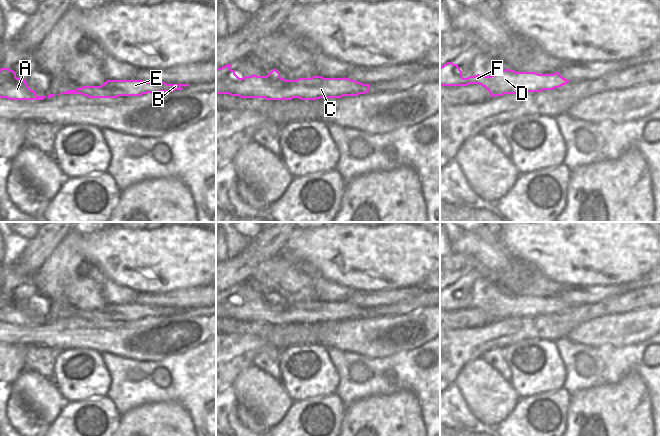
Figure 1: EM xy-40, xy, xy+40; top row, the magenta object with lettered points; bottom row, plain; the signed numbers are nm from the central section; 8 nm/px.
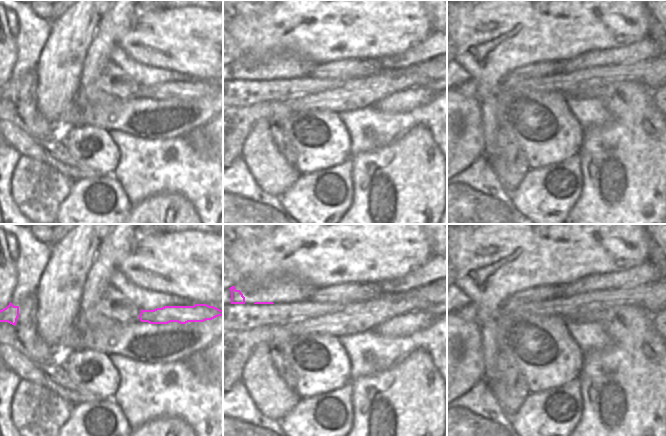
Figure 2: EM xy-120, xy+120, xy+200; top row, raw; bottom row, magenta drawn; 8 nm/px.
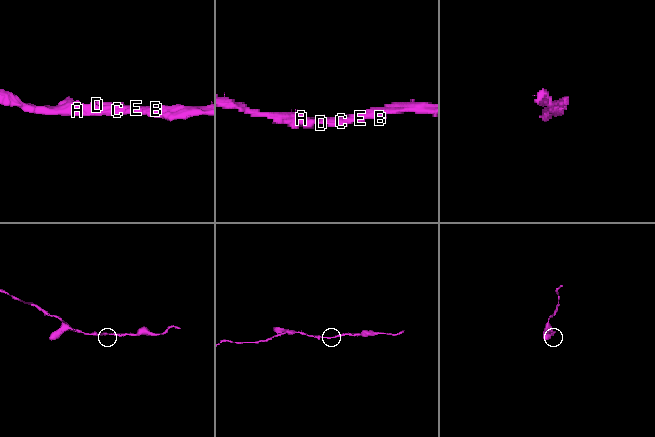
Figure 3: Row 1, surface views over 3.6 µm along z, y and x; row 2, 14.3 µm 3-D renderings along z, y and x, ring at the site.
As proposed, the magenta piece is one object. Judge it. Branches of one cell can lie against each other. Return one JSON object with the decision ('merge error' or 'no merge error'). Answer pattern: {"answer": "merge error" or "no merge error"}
{"answer": "no merge error"}

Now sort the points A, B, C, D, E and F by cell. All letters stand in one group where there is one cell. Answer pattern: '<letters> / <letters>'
A B C D E F

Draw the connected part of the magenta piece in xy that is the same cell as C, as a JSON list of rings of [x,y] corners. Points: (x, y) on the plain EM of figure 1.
[[[231,288],[216,292],[216,318],[229,318],[241,322],[265,322],[266,324],[316,324],[320,322],[341,322],[343,320],[357,320],[369,316],[370,308],[363,308],[349,302],[324,302],[313,300],[311,302],[299,302],[297,304],[285,304],[280,297],[273,293],[267,300],[245,300],[239,302],[234,294],[230,293]]]

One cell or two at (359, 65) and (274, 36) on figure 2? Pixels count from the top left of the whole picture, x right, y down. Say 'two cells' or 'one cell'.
two cells

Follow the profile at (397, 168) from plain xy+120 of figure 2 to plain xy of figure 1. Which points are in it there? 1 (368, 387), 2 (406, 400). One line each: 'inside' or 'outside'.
1: outside
2: inside

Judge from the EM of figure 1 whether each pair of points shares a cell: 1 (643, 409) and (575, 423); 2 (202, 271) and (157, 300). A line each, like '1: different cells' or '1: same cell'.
1: same cell
2: different cells

